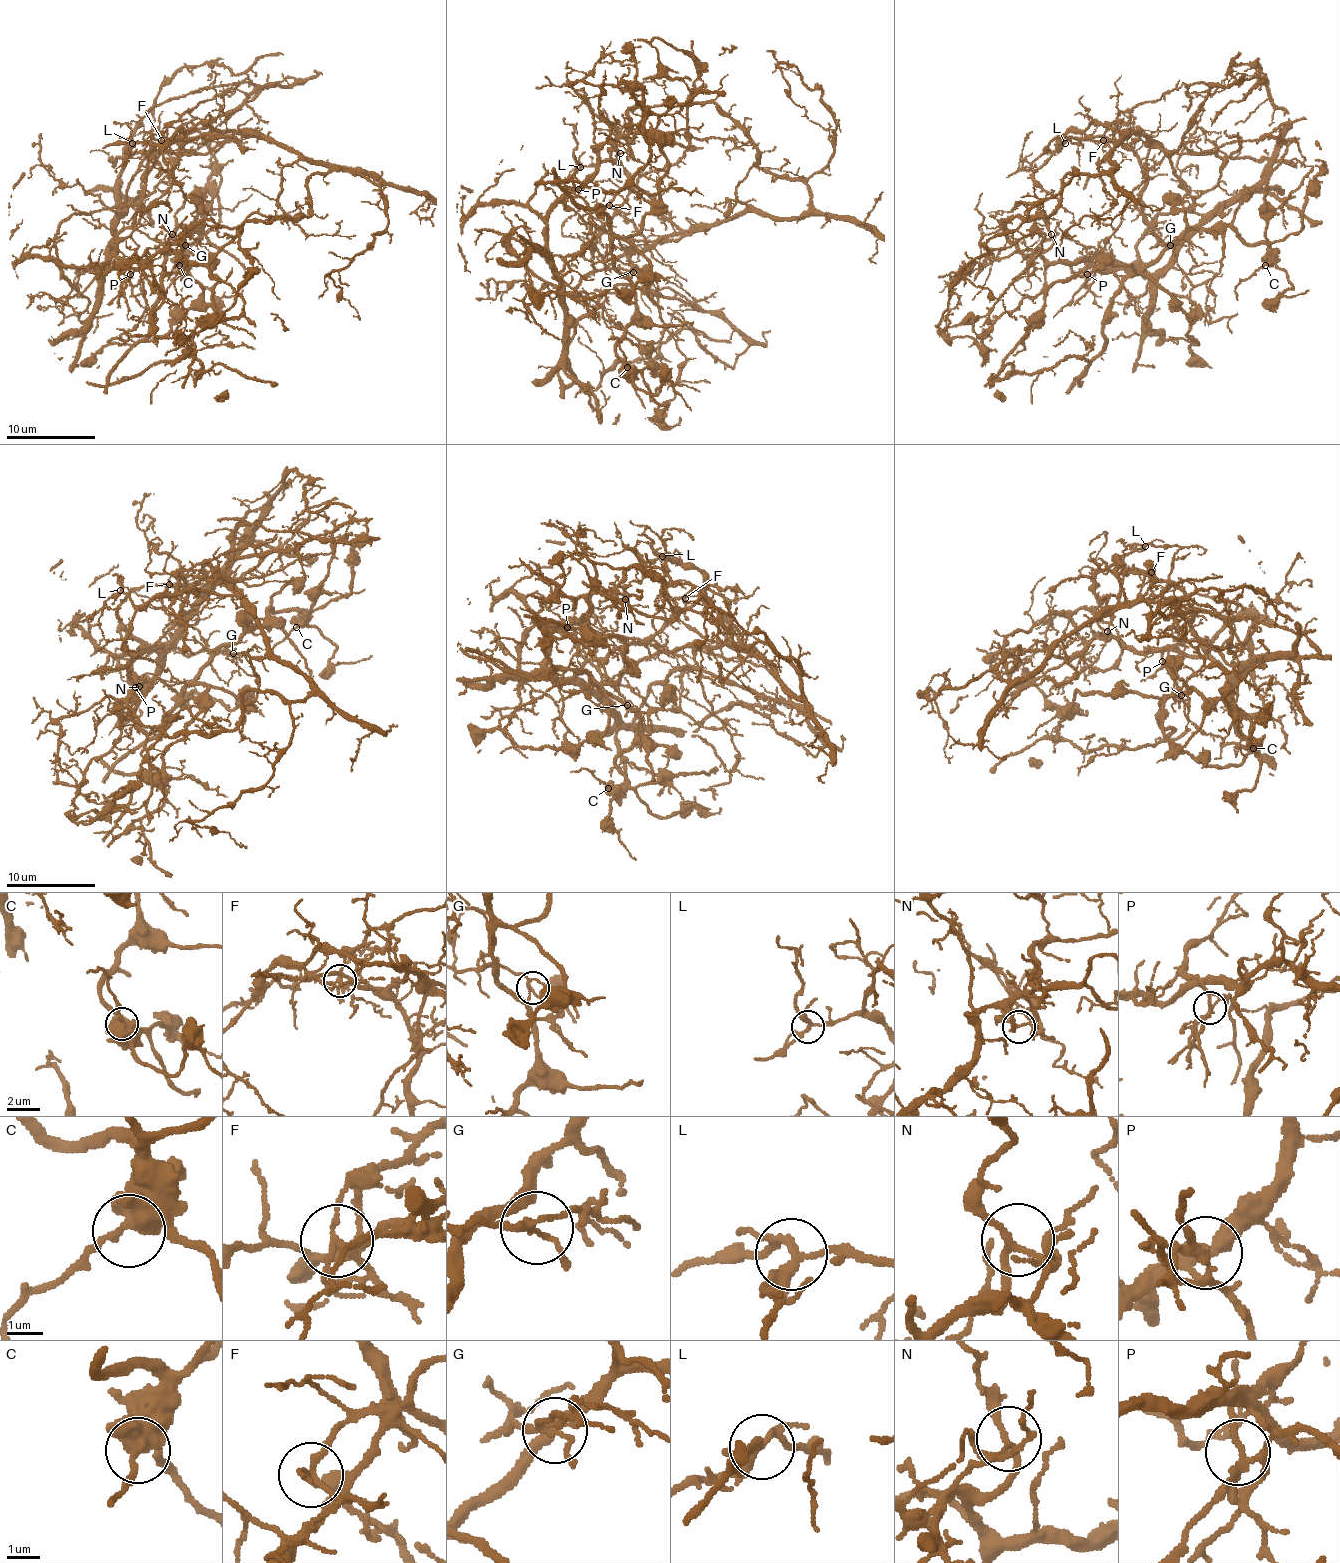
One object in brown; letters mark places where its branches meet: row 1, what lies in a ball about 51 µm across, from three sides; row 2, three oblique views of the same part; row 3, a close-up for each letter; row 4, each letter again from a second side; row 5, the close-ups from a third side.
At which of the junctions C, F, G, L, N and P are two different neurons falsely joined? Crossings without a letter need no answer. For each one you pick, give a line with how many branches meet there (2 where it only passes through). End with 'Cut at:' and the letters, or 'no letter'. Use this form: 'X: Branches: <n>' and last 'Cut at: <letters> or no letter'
F: Branches: 4
Cut at: F

